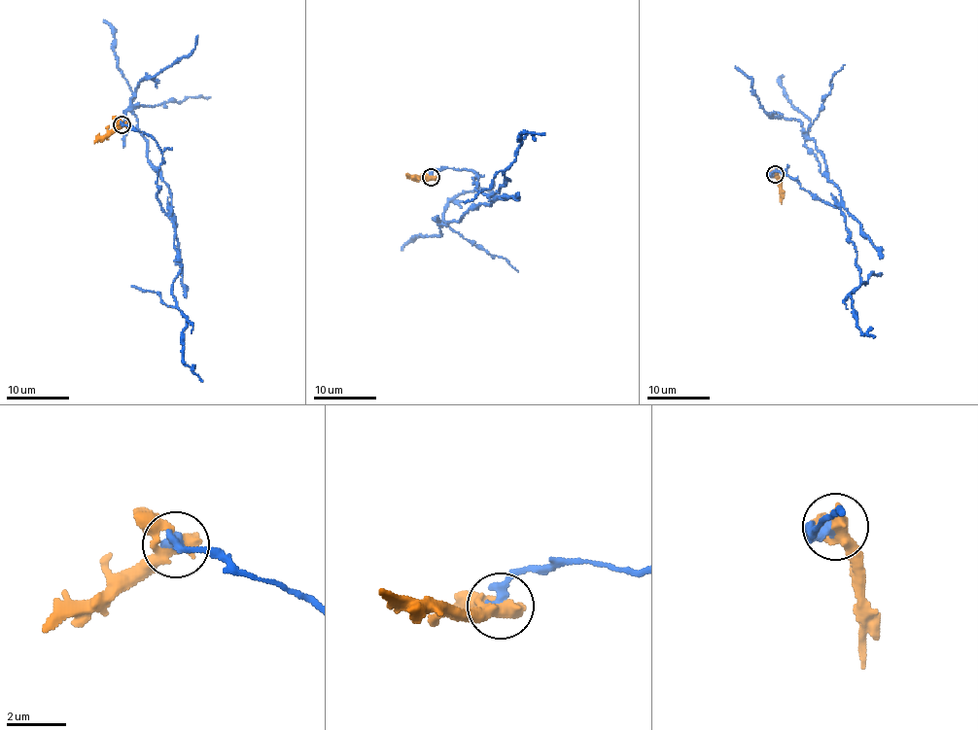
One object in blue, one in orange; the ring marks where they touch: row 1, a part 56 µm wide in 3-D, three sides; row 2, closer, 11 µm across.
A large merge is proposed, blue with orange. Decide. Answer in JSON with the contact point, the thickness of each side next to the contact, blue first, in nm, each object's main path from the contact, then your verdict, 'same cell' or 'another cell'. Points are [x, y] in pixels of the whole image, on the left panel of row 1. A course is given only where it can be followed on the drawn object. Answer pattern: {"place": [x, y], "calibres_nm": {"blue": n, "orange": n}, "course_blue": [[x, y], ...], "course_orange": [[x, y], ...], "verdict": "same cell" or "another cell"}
{"place": [122, 124], "calibres_nm": {"blue": 400, "orange": 400}, "course_blue": [[122, 123], [161, 153], [157, 198], [169, 212], [131, 97], [142, 78], [188, 56], [197, 35]], "course_orange": [[122, 123], [94, 143]], "verdict": "another cell"}

